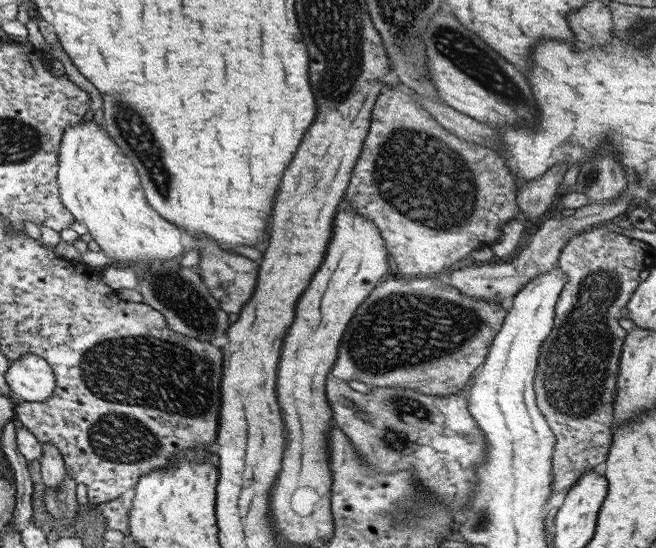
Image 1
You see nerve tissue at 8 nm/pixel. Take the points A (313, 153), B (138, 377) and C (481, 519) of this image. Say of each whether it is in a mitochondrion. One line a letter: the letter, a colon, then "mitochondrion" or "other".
A: other
B: mitochondrion
C: mitochondrion

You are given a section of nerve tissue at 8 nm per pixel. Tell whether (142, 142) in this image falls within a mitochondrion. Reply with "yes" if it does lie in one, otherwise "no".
yes

